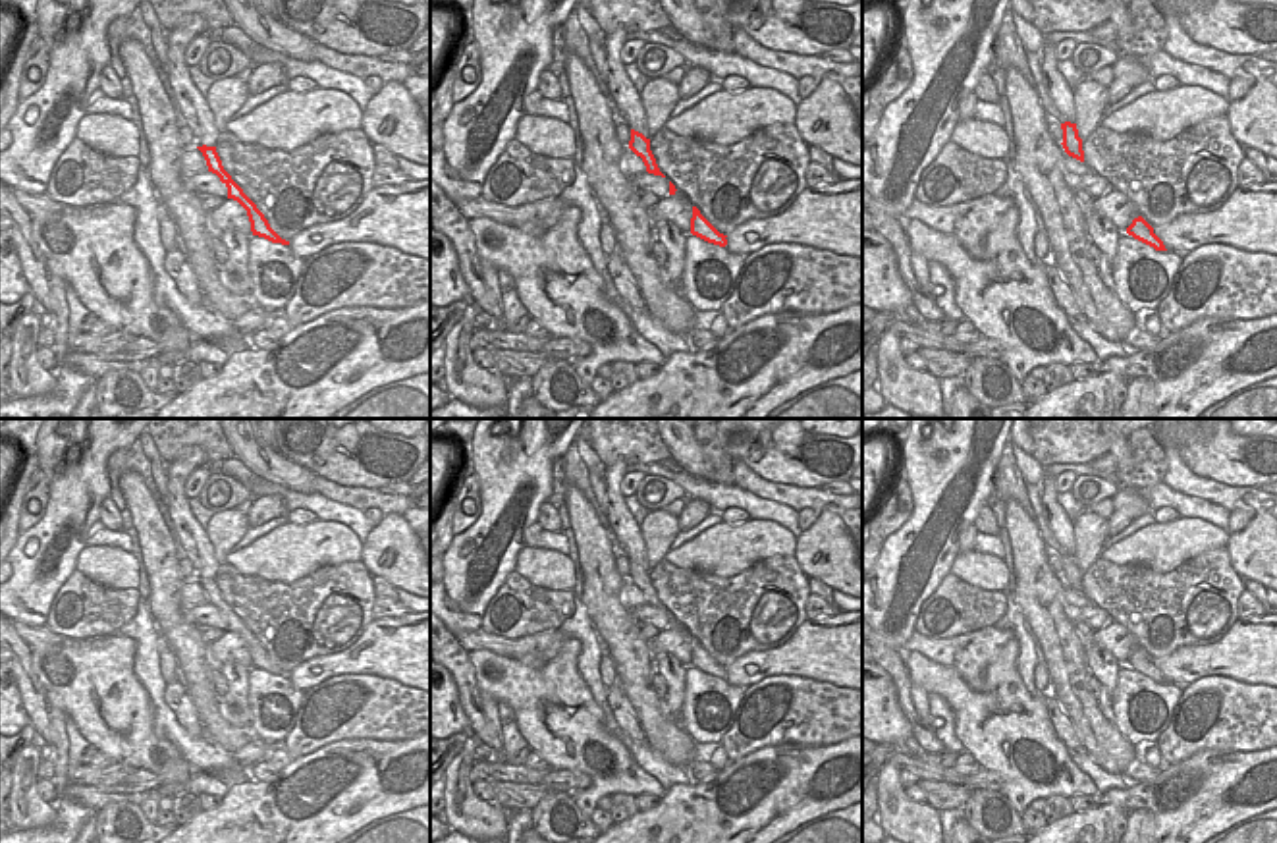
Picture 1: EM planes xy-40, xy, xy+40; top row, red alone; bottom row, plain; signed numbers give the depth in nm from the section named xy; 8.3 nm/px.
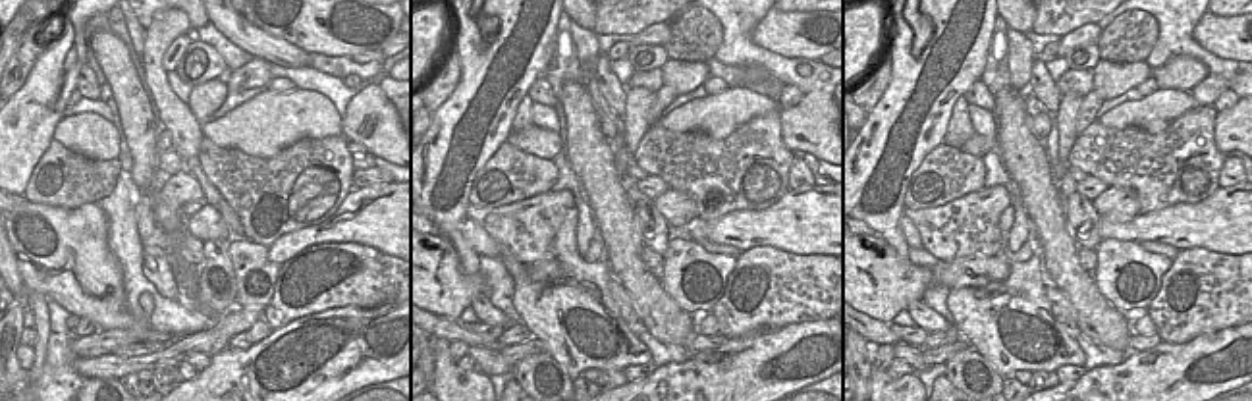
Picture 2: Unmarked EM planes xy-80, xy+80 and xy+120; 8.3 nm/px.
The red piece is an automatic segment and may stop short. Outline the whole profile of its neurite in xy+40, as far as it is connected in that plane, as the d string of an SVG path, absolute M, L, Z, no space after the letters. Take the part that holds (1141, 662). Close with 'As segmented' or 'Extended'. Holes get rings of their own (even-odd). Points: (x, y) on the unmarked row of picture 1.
M1142 648L1132 652L1132 656L1127 660L1127 666L1154 679L1155 683L1167 683L1163 673L1154 666L1154 660Z. As segmented

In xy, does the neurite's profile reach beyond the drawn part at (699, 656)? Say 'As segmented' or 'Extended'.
As segmented

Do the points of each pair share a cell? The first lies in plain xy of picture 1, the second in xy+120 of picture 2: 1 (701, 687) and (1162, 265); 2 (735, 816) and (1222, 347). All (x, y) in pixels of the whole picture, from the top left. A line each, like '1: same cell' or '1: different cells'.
1: same cell
2: same cell

